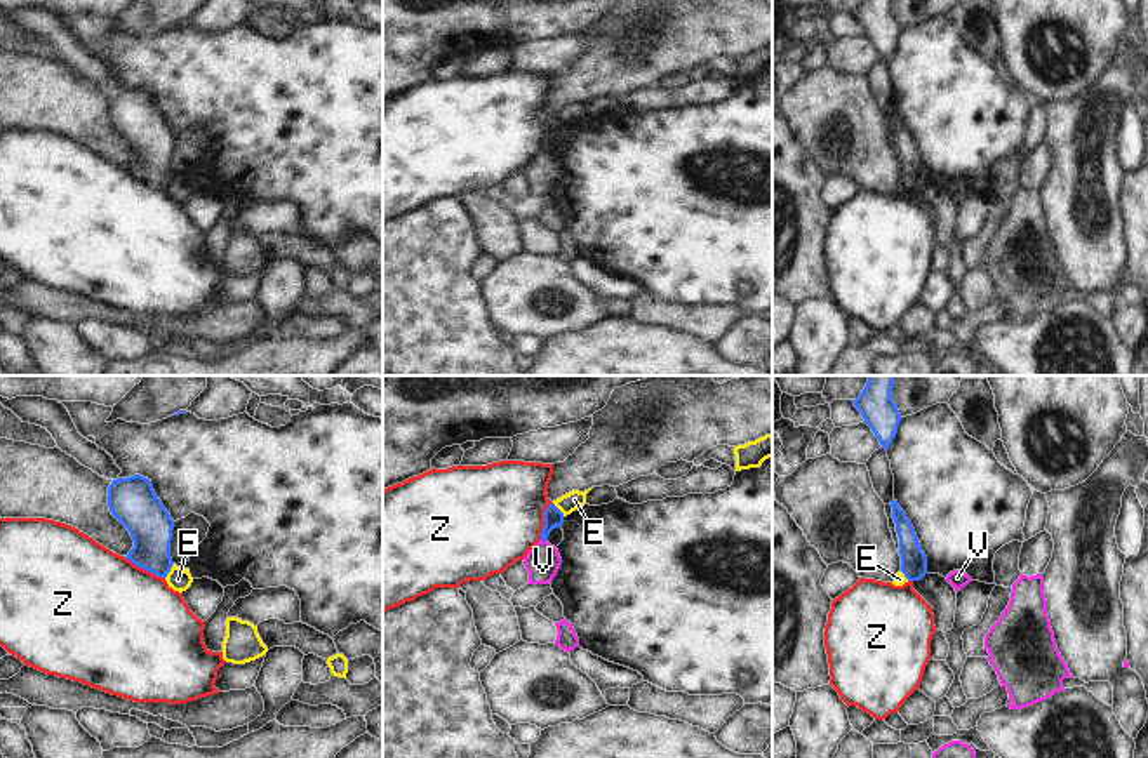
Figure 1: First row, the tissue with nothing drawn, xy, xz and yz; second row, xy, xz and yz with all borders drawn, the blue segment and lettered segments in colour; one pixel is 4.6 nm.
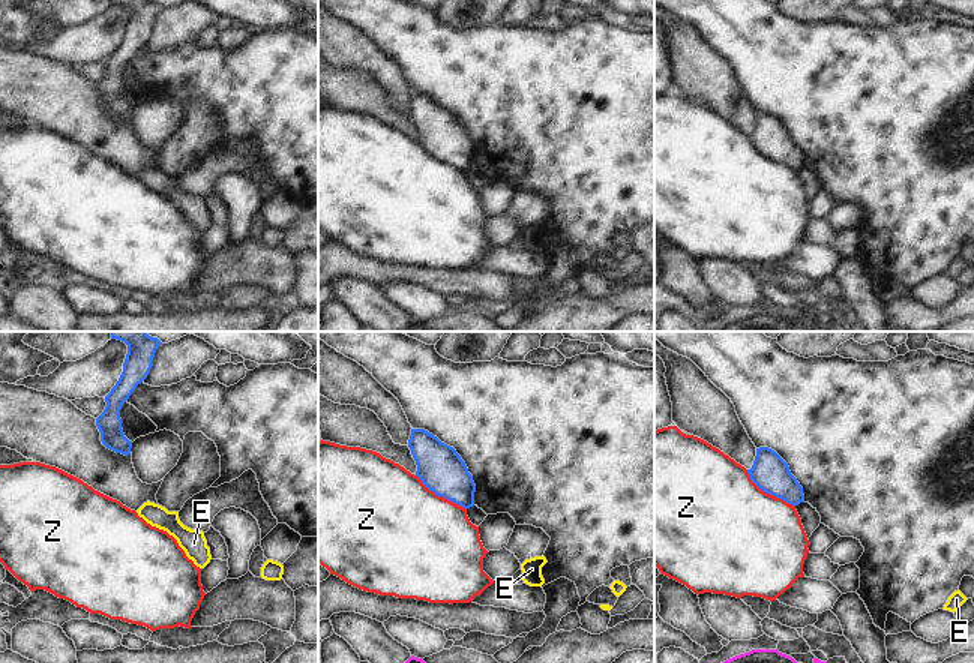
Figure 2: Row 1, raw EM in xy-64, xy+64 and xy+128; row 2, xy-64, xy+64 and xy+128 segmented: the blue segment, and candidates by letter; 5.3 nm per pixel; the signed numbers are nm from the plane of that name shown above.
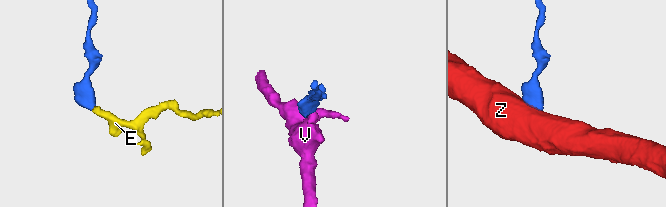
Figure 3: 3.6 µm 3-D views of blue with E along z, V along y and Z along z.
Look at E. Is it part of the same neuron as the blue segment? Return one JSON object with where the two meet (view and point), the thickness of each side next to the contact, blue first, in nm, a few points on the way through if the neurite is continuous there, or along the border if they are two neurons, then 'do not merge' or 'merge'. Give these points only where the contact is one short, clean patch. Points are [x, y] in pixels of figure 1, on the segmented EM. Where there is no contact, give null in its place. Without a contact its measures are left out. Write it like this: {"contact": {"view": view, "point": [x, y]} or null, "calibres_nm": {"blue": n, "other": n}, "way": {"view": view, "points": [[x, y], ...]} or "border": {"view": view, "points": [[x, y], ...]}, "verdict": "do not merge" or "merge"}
{"contact": {"view": "xy", "point": [169, 571]}, "calibres_nm": {"blue": 200, "other": 100}, "border": {"view": "xy", "points": [[174, 564], [164, 578]]}, "verdict": "do not merge"}

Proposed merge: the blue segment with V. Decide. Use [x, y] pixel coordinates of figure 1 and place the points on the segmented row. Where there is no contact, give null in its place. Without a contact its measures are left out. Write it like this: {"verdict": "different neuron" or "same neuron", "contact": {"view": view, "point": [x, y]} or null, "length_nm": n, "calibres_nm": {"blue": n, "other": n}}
{"verdict": "different neuron", "contact": {"view": "xz", "point": [545, 539]}, "length_nm": 30, "calibres_nm": {"blue": 90, "other": 160}}

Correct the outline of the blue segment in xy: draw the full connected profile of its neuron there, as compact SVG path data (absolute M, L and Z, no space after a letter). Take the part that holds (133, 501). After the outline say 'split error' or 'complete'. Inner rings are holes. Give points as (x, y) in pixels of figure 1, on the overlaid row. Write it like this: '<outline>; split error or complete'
M117 478L108 487L111 515L130 532L134 548L127 560L165 579L172 568L170 541L174 520L157 497L148 478Z; complete

